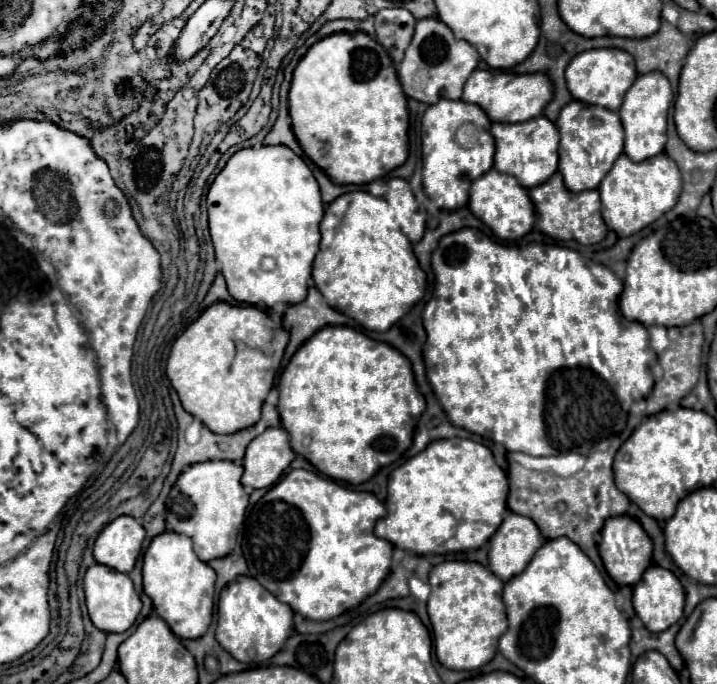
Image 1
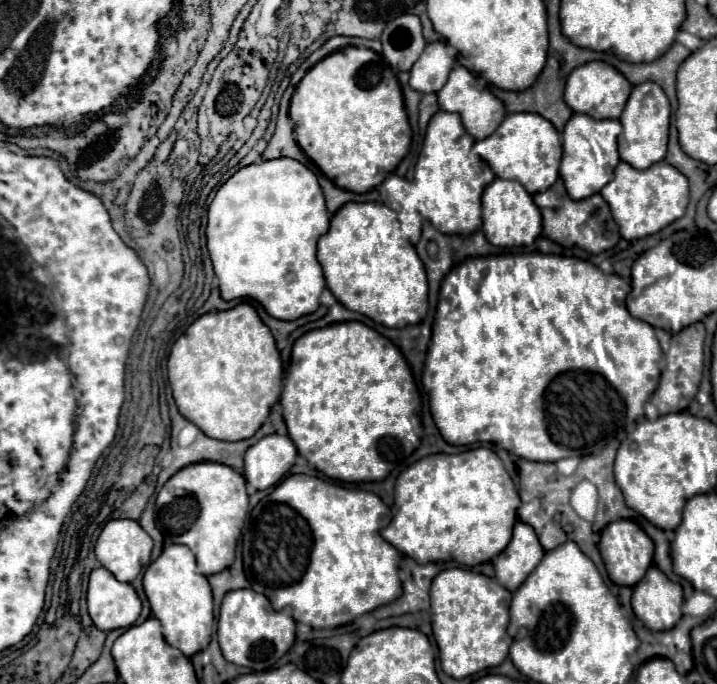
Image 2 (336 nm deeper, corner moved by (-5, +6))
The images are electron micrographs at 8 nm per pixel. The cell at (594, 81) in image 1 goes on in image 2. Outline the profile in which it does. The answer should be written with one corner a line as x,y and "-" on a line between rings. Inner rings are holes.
590,61
590,63
576,67
568,75
564,101
576,113
588,113
596,119
618,119
620,113
624,111
630,91
632,91
630,81
616,67
612,67
604,61

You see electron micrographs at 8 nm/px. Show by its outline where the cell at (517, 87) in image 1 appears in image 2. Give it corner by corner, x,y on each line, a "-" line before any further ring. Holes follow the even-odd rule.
462,65
452,69
452,73
448,77
448,83
438,93
438,103
440,103
442,111
460,113
464,127
468,129
468,133
472,133
472,137
476,141
480,137
488,137
488,133
492,133
492,129
498,129
500,121
504,121
504,117
506,117
504,103
492,91
488,91
484,85
480,85
478,79

